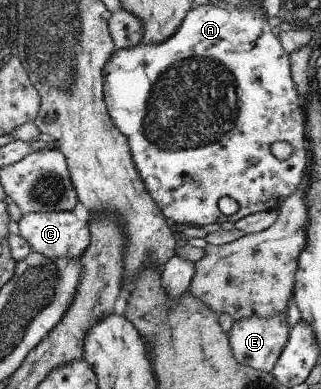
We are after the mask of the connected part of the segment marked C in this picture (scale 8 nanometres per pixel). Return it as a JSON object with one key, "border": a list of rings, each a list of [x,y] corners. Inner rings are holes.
{"border":[[[73,211],[26,213],[17,222],[18,234],[29,244],[31,252],[54,259],[76,259],[88,246],[90,233],[86,220]]]}

